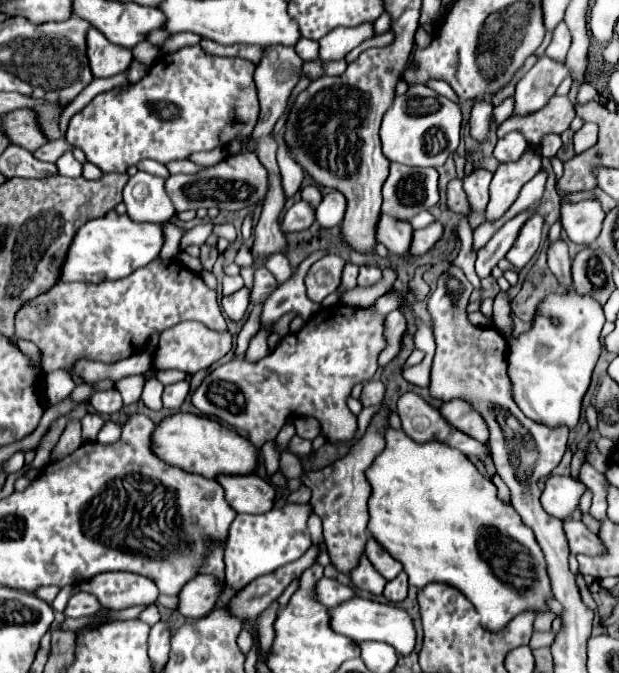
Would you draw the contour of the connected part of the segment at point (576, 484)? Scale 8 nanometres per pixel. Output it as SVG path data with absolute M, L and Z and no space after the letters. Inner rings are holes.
M549 476L541 494L541 506L547 514L567 520L579 506L579 498L585 492L585 484L571 476Z

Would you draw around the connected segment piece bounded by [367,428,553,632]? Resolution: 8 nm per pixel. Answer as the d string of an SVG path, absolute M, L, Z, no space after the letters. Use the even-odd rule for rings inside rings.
M389 428L385 432L385 442L387 442L385 450L375 458L375 462L367 470L367 480L373 488L371 498L369 498L369 516L371 516L369 532L373 534L373 538L383 548L389 550L389 554L393 558L397 558L403 564L405 572L409 574L409 584L423 588L429 582L443 582L443 584L457 588L475 606L475 610L481 616L481 626L489 632L503 630L509 624L509 620L513 620L515 616L519 616L523 612L529 612L529 610L535 612L535 614L549 612L547 602L553 598L553 590L551 590L551 580L549 580L549 574L547 574L547 568L545 568L545 556L543 556L543 552L541 552L541 548L539 548L539 544L533 536L533 530L523 524L521 516L511 508L511 504L497 498L497 490L495 490L495 484L491 482L491 478L483 476L469 458L461 456L461 452L457 452L455 448L449 448L445 444L437 444L437 442L433 442L433 444L413 444L413 440L409 440L403 430L393 430L393 428Z

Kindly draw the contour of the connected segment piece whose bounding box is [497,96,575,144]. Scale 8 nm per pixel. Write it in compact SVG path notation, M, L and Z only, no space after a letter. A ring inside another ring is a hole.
M553 96L541 110L531 112L527 116L509 116L499 128L497 134L503 138L511 130L521 130L527 142L539 144L543 134L555 132L561 134L569 128L571 120L575 118L575 110L567 96Z

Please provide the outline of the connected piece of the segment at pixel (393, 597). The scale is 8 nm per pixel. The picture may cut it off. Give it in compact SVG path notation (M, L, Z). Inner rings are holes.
M401 572L397 578L389 580L387 586L385 586L383 596L391 602L401 602L407 596L407 574Z

